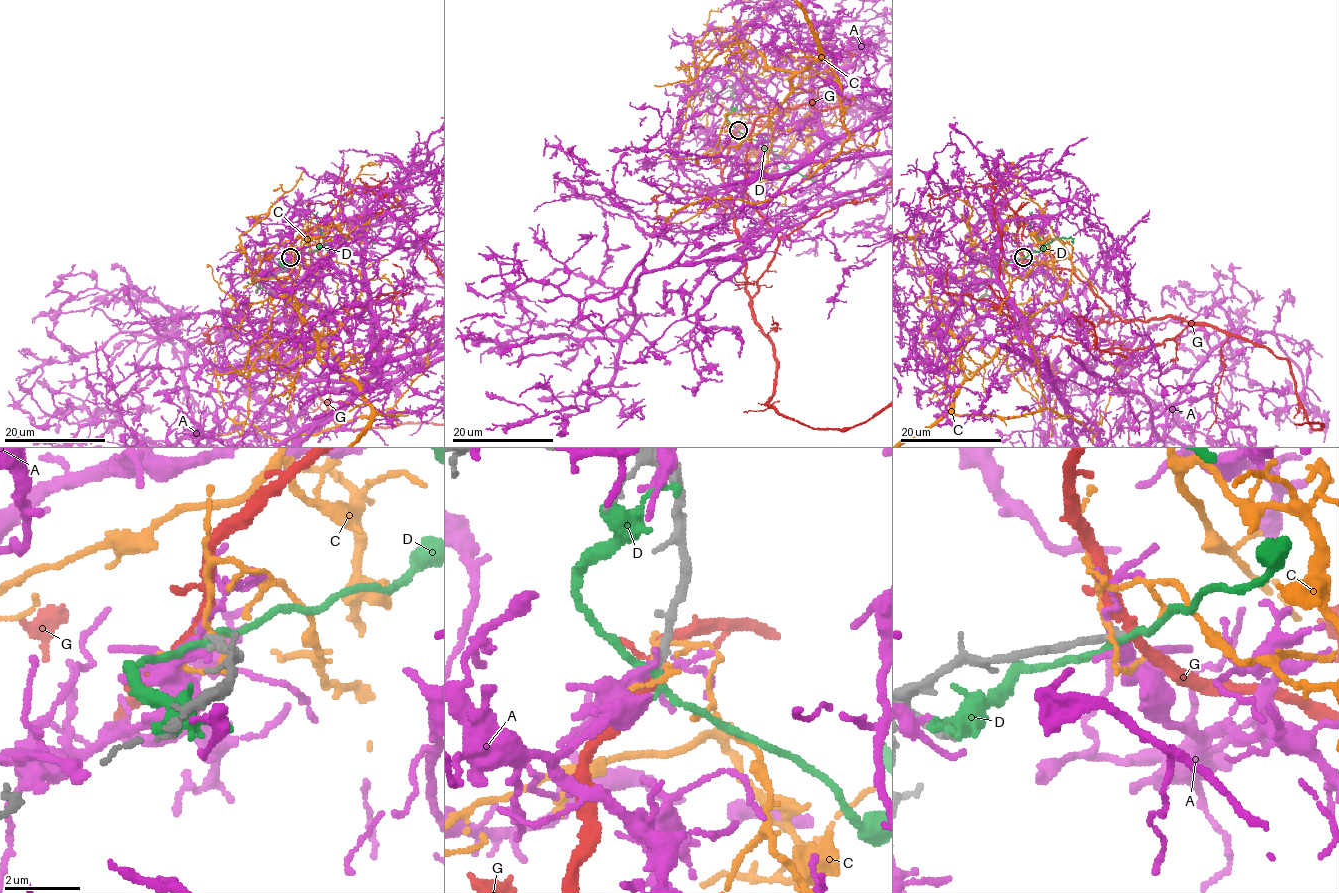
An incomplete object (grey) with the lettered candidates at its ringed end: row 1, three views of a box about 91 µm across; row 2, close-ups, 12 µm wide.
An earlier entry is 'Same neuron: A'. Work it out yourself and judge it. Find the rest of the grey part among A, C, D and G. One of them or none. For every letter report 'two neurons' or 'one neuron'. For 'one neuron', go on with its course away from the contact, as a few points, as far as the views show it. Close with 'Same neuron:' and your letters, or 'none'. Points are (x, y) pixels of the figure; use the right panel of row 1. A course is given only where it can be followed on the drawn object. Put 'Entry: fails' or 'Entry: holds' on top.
Entry: fails
A: two neurons
C: two neurons
D: two neurons
G: one neuron
Same neuron: G

